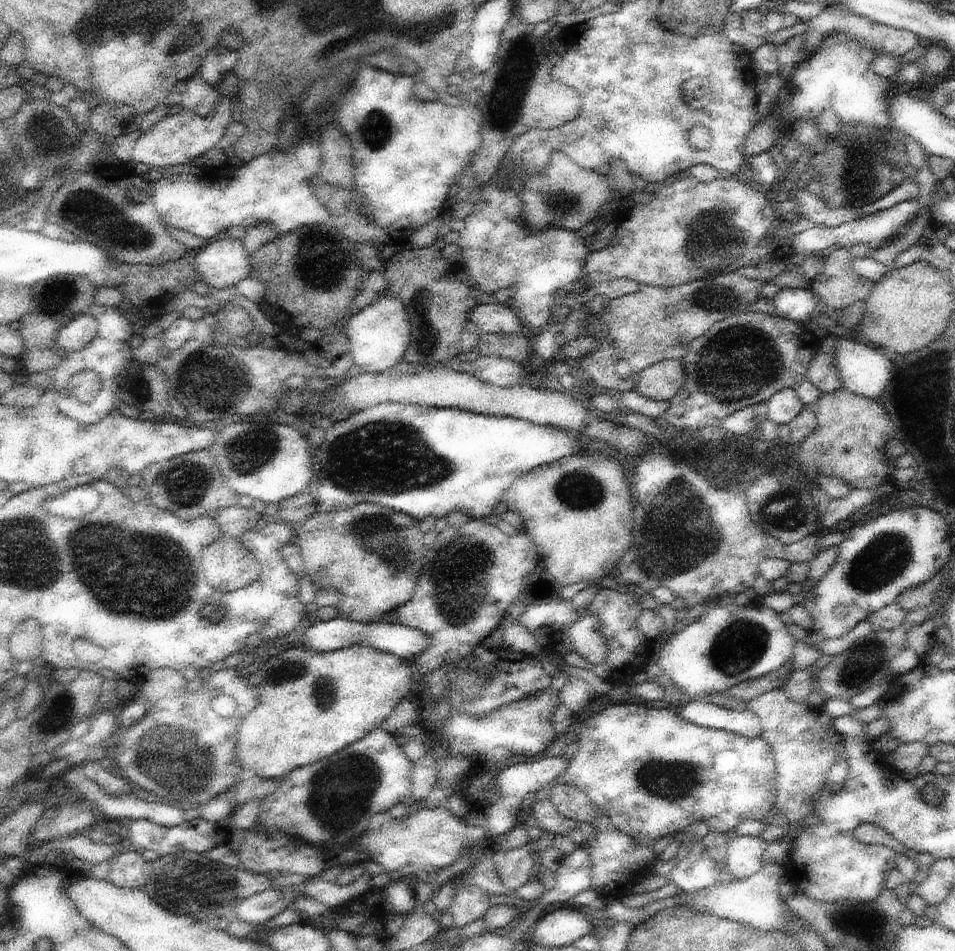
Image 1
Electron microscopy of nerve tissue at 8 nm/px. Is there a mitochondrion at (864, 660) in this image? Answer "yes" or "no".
yes

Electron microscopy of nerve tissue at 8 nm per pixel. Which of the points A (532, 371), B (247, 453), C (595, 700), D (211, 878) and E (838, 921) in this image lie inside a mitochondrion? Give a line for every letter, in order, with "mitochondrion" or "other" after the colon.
A: other
B: mitochondrion
C: other
D: mitochondrion
E: mitochondrion

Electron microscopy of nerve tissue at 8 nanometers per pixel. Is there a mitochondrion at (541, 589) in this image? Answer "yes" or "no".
no

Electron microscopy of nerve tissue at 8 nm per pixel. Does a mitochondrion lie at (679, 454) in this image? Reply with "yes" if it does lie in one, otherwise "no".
no

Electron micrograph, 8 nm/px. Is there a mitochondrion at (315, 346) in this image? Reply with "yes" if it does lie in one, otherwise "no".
no

